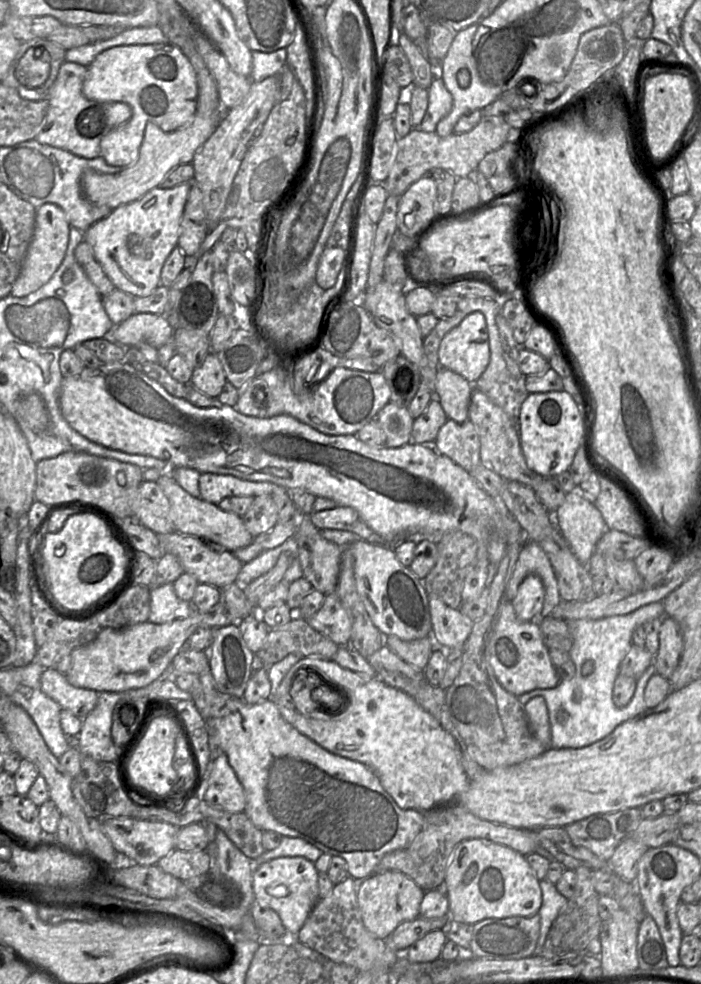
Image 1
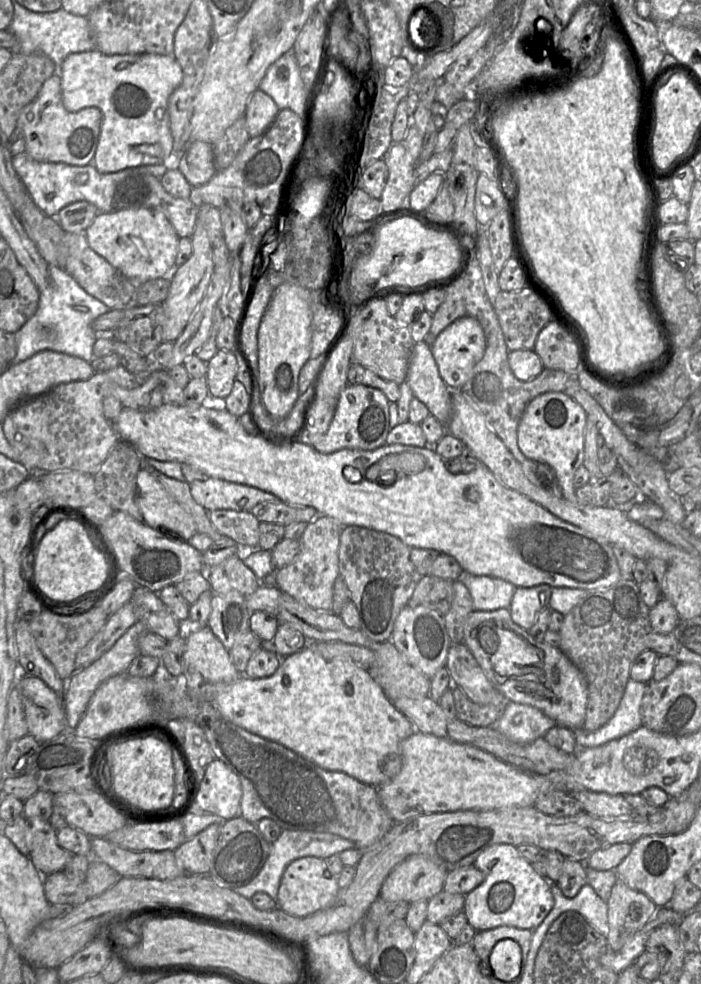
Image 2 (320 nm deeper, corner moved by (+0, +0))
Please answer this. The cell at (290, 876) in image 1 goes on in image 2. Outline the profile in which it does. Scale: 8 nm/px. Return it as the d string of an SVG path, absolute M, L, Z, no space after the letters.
M306 856L293 860L285 868L281 877L277 906L294 916L307 916L330 906L340 888L335 875L323 858Z

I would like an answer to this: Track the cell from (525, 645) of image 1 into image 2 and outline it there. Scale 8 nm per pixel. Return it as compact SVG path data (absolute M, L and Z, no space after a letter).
M509 609L471 612L465 623L463 643L471 651L493 686L510 702L533 706L553 719L558 726L571 730L584 728L589 696L585 675L560 648L536 640L527 630L514 623Z

